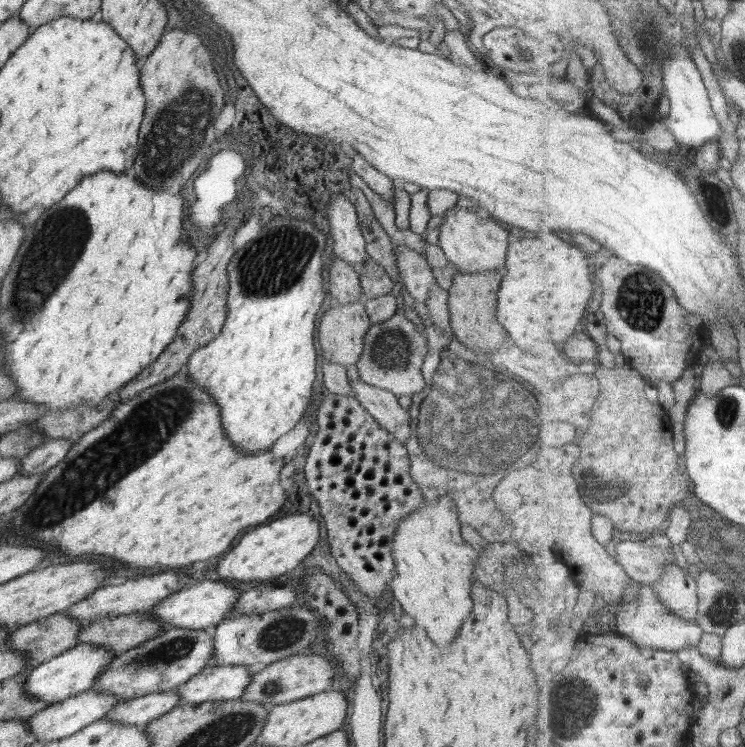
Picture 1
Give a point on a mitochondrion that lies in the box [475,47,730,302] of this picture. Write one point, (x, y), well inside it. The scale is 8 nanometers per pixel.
(710, 192)

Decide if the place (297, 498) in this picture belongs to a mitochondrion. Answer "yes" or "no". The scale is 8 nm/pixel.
no

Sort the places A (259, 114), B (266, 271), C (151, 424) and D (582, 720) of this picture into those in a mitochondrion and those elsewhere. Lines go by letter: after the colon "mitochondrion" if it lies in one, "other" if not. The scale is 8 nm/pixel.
A: other
B: mitochondrion
C: mitochondrion
D: mitochondrion

